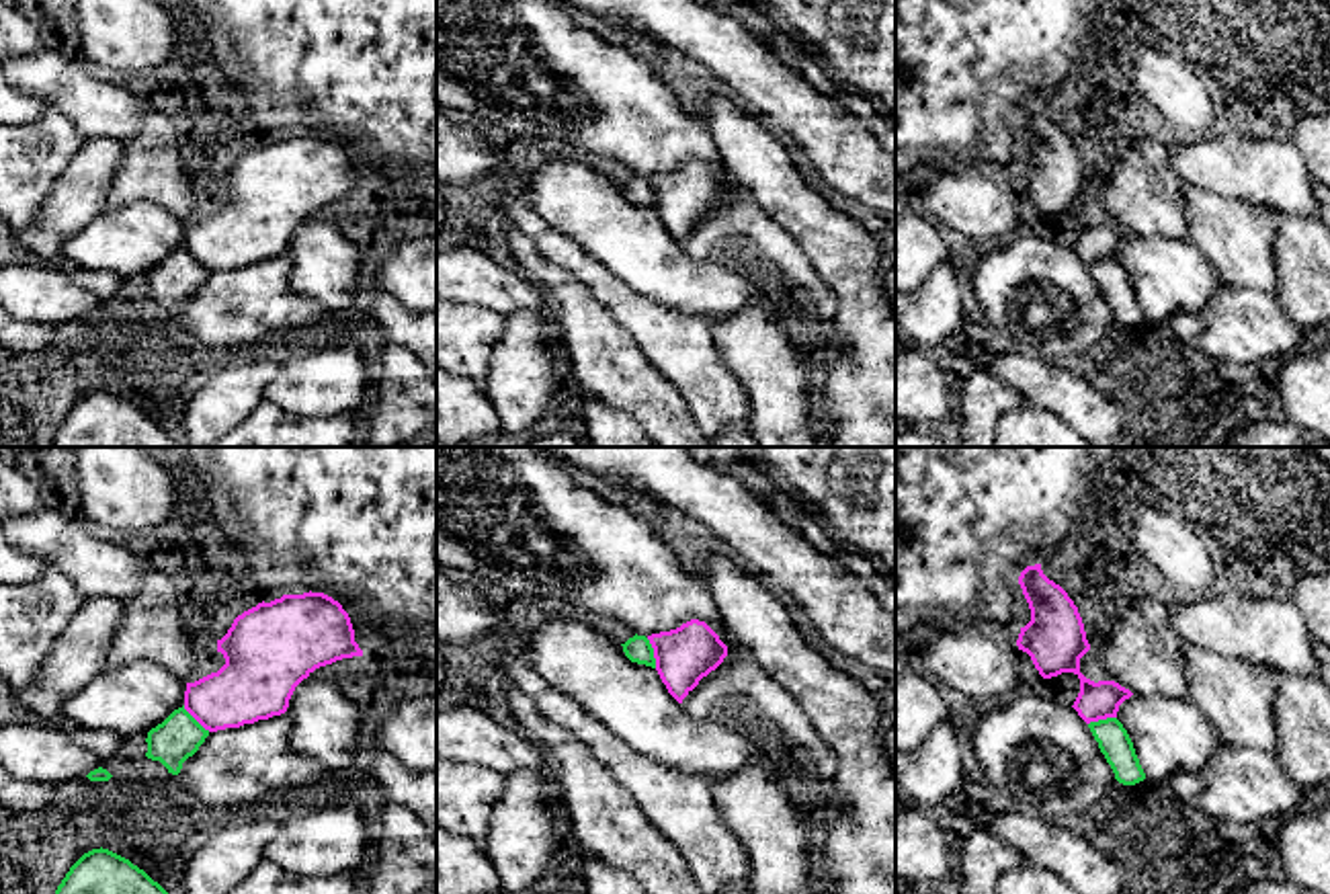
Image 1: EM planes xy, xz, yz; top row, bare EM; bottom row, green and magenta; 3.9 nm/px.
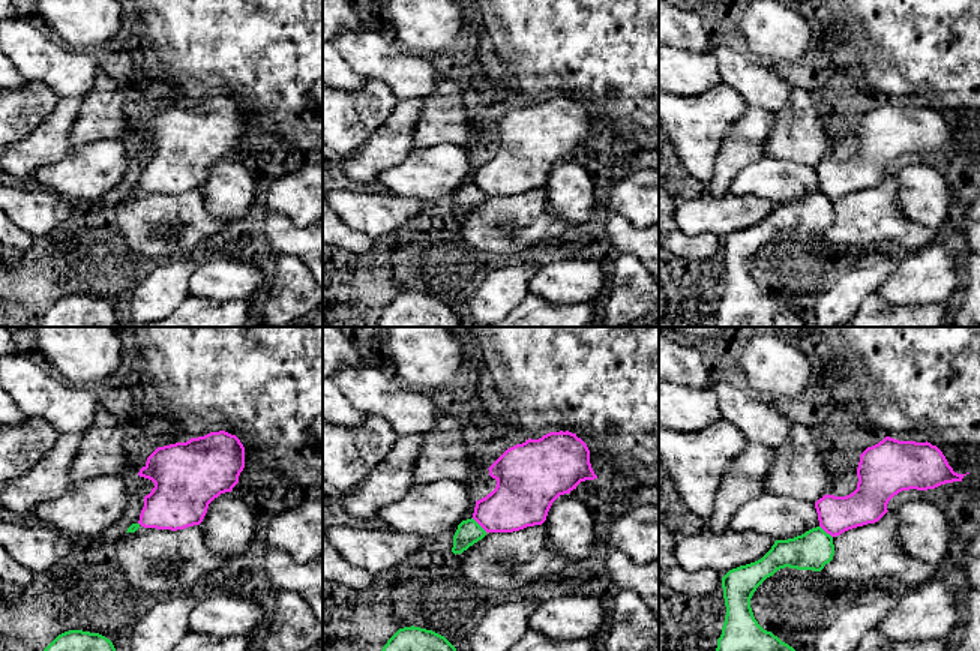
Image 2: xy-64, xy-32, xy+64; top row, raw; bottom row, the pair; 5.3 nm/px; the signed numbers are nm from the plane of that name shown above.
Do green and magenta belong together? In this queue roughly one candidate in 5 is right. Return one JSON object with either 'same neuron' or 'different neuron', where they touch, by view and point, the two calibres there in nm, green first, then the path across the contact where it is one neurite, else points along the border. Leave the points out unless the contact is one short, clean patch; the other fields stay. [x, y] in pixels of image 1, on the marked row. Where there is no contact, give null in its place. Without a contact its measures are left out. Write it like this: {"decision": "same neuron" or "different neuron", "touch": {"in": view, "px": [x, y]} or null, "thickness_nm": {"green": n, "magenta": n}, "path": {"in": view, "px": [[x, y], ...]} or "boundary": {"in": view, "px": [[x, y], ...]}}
{"decision": "different neuron", "touch": {"in": "xz", "px": [652, 653]}, "thickness_nm": {"green": 110, "magenta": 220}, "boundary": {"in": "xz", "px": [[646, 638], [656, 667]]}}

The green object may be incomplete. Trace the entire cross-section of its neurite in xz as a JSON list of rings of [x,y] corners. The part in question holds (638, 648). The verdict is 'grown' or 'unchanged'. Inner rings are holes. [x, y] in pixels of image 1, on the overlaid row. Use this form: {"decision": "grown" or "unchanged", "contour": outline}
{"decision": "unchanged", "contour": [[[633,636],[623,646],[625,656],[631,662],[656,668],[654,648],[646,636]]]}

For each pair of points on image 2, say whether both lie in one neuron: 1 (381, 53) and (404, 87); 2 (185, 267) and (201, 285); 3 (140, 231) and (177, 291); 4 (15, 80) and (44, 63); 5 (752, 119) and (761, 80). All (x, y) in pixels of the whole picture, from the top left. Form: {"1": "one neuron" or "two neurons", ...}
{"1": "one neuron", "2": "two neurons", "3": "two neurons", "4": "two neurons", "5": "two neurons"}

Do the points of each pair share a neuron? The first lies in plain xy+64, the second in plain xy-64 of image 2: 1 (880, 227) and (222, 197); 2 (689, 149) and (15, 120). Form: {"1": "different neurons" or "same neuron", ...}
{"1": "different neurons", "2": "same neuron"}

